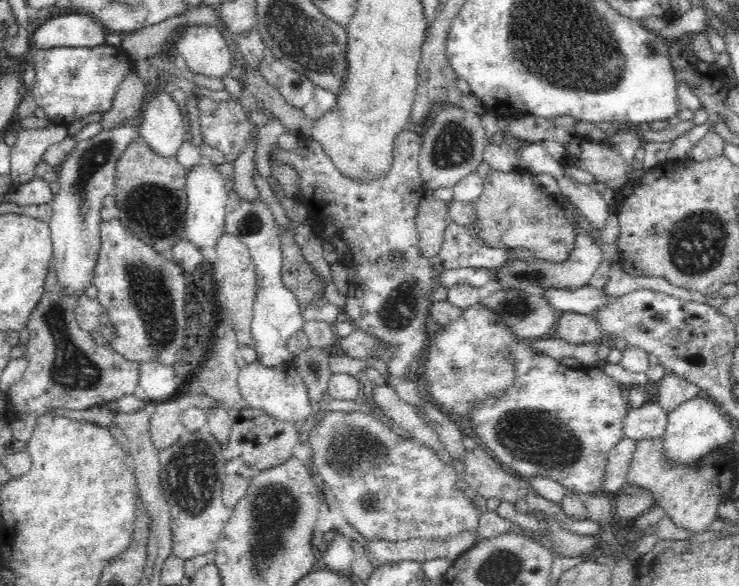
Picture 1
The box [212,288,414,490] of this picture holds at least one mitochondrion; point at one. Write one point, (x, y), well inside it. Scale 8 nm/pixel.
(346, 450)

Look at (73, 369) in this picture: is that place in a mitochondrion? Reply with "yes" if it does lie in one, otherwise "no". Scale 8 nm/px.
yes

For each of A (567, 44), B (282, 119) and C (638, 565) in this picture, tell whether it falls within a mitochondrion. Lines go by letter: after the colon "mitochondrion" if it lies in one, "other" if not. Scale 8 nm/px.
A: mitochondrion
B: other
C: other

